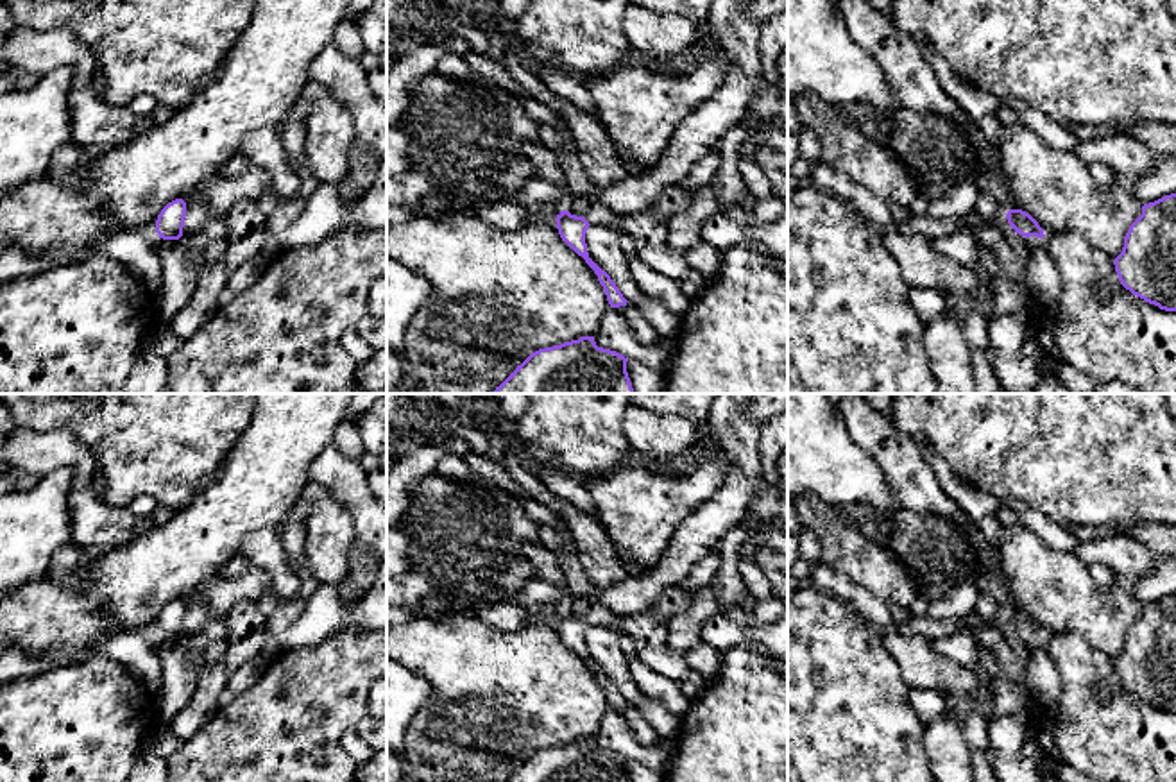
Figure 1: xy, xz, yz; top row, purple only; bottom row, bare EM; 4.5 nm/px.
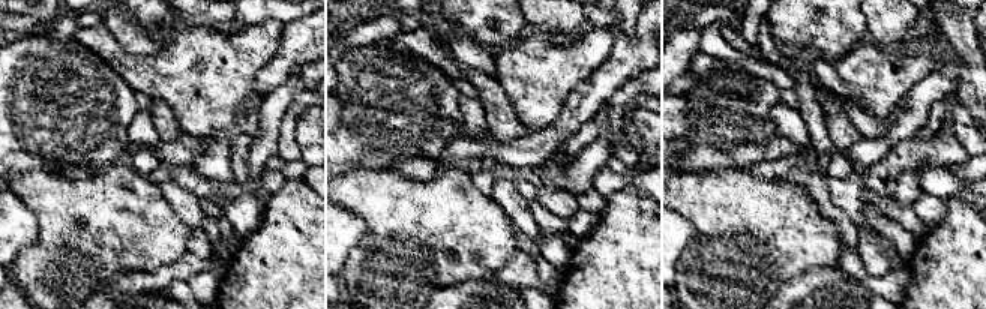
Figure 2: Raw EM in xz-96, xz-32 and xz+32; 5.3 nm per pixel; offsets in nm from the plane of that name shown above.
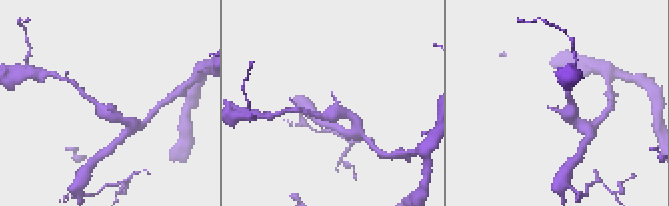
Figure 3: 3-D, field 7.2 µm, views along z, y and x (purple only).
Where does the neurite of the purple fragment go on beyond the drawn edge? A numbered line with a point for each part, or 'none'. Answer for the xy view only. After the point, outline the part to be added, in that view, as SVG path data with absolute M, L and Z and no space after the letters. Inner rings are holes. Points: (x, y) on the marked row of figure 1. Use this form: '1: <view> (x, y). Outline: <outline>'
none

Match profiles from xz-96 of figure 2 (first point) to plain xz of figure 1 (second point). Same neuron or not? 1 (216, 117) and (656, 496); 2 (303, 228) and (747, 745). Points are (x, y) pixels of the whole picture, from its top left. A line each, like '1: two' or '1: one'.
1: one
2: one

